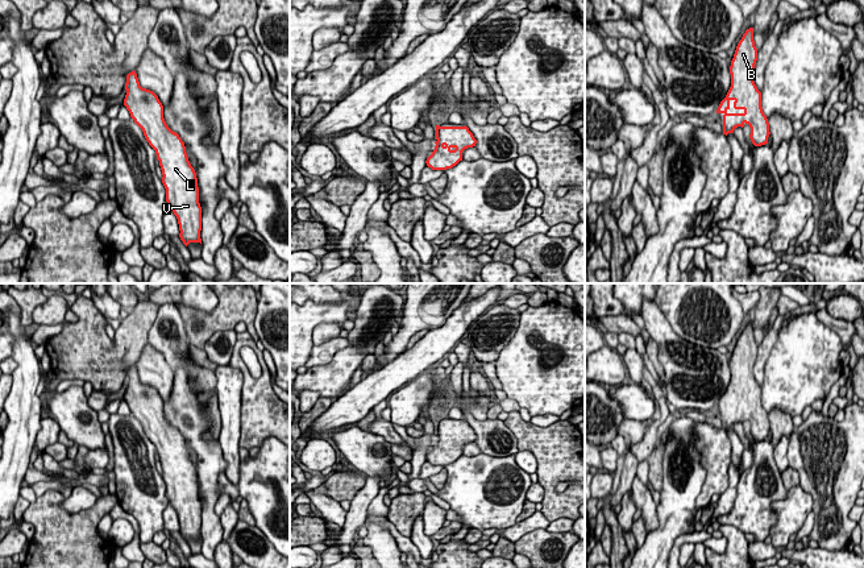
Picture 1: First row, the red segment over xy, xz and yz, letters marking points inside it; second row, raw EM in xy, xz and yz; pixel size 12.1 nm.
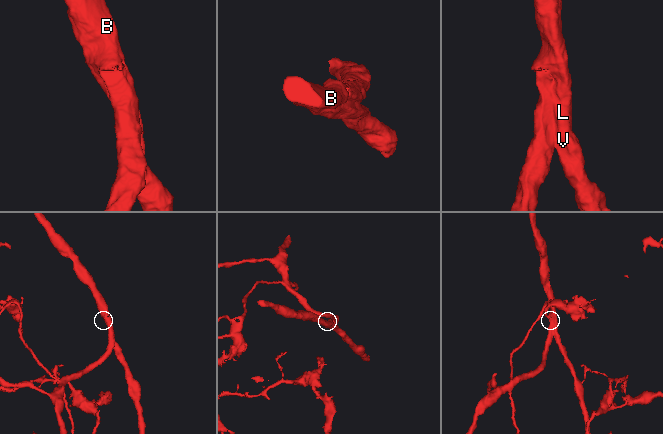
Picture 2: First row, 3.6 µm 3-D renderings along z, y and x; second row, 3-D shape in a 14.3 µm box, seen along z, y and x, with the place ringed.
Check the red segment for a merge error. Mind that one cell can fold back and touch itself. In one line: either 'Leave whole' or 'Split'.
Leave whole

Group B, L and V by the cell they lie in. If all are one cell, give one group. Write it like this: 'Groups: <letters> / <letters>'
Groups: B L V

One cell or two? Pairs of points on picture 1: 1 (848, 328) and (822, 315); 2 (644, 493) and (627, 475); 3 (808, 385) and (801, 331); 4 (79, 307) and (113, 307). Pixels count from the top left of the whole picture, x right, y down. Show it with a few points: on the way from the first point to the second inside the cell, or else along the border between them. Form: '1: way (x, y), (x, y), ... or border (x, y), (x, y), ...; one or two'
1: way (842, 327), (829, 320); one
2: border (636, 475), (630, 489); two
3: way (805, 372), (805, 344); one
4: border (90, 298), (104, 318); two

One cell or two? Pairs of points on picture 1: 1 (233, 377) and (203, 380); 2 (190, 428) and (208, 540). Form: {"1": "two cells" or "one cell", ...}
{"1": "two cells", "2": "one cell"}

